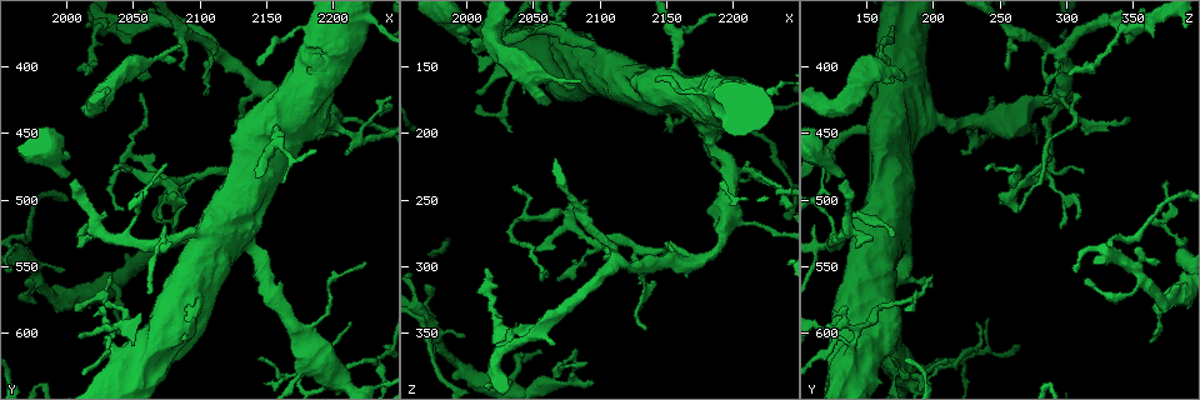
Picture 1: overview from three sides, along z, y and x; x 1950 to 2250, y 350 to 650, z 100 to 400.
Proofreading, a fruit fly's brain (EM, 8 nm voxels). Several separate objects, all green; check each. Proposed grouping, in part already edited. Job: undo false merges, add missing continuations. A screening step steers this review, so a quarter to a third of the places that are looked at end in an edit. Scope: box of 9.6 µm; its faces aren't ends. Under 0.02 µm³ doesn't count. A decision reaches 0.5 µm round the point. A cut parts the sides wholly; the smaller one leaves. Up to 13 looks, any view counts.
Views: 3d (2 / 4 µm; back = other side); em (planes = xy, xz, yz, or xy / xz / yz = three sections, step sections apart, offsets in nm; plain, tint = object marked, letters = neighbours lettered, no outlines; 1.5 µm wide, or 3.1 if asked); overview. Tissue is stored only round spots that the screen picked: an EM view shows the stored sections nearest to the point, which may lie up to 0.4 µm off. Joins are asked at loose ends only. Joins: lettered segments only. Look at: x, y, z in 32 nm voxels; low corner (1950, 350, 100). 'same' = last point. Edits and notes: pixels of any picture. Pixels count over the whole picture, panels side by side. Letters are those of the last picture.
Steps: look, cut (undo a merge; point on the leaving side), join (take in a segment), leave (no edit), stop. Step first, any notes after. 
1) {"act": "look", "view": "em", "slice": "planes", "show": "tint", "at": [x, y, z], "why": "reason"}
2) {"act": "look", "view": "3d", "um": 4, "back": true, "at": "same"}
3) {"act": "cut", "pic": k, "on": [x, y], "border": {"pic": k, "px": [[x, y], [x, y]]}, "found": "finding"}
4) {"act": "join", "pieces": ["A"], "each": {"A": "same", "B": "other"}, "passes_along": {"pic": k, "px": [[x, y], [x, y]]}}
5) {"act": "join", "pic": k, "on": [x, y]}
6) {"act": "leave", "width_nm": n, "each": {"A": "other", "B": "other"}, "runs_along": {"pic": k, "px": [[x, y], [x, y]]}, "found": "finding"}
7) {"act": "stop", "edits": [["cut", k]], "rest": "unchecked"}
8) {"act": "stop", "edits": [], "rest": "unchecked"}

{"act": "look", "view": "em", "slice": "planes", "show": "tint", "at": [2080, 512, 262], "why": "free end"}

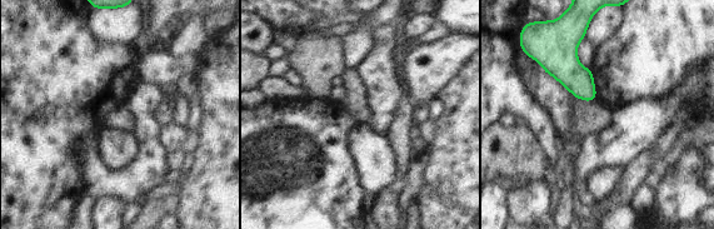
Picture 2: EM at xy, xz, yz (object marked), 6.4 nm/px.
{"act": "look", "view": "em", "slice": "planes", "show": "letters", "at": "same"}

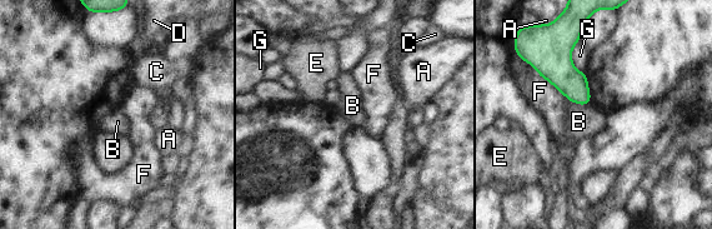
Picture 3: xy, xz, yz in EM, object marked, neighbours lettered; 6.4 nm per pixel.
{"act": "leave", "width_nm": 150, "each": {"A": "other", "B": "other", "C": "other", "D": "other", "E": "other", "F": "other", "G": "other"}, "border": {"pic": 3, "px": [[563, 95], [580, 104], [590, 103]]}, "found": "no lettered segment goes on from it"}

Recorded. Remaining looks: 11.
{"act": "look", "view": "em", "slice": "planes", "show": "letters", "at": [2062, 408, 180], "why": "an open end"}

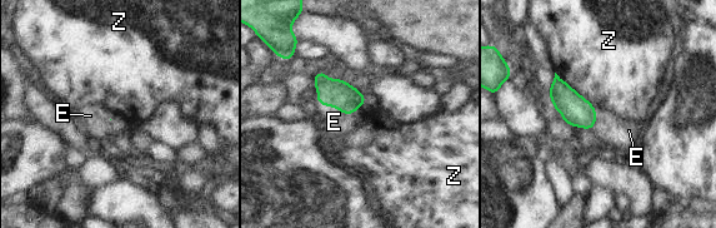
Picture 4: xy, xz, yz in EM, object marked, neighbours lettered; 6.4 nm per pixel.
{"act": "join", "pieces": ["E"], "each": {"E": "same", "Z": "other"}, "passes_along": {"pic": 4, "px": [[336, 93], [325, 104], [334, 122]]}, "found": "it goes on there"}

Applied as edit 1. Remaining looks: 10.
{"act": "look", "view": "em", "slice": "xy", "step": 4, "show": "letters", "at": [2016, 404, 302], "why": "branch stops here"}

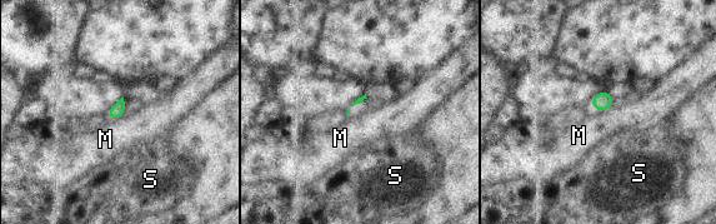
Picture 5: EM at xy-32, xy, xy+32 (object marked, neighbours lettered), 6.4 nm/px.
{"act": "leave", "each": {"M": "other", "S": "other"}, "found": "none of them fits"}

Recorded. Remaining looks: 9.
{"act": "look", "view": "em", "slice": "planes", "show": "letters", "at": [2086, 402, 258], "why": "branch stops here"}

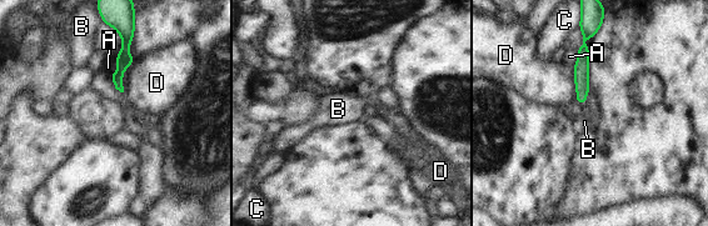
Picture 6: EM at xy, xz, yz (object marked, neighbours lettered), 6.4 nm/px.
{"act": "leave", "each": {"A": "other", "B": "other", "C": "other", "D": "other"}, "found": "no lettered segment goes on from it"}

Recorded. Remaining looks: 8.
{"act": "look", "view": "em", "slice": "planes", "show": "plain", "at": [2214, 592, 234], "why": "an open end"}

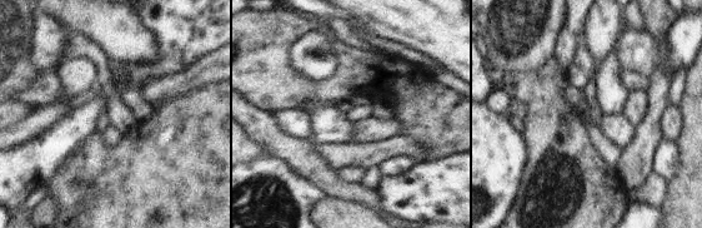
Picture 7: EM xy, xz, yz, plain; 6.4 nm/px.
{"act": "look", "view": "em", "slice": "planes", "show": "tint", "at": "same", "why": "where the object lies"}

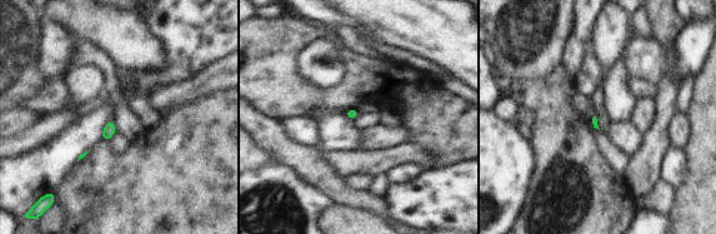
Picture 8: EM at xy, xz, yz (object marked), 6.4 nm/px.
{"act": "look", "view": "em", "slice": "planes", "show": "letters", "at": "same"}

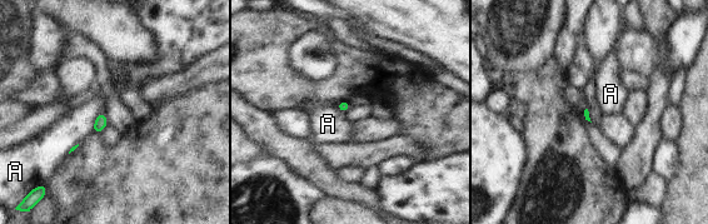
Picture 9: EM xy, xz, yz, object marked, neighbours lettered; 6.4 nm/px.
{"act": "leave", "each": {"A": "other"}, "border": {"pic": 9, "px": [[104, 110], [96, 117], [91, 132]]}, "found": "no lettered segment goes on from it"}

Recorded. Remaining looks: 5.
{"act": "stop", "edits": [["join", 4]], "rest": "unchecked"}

